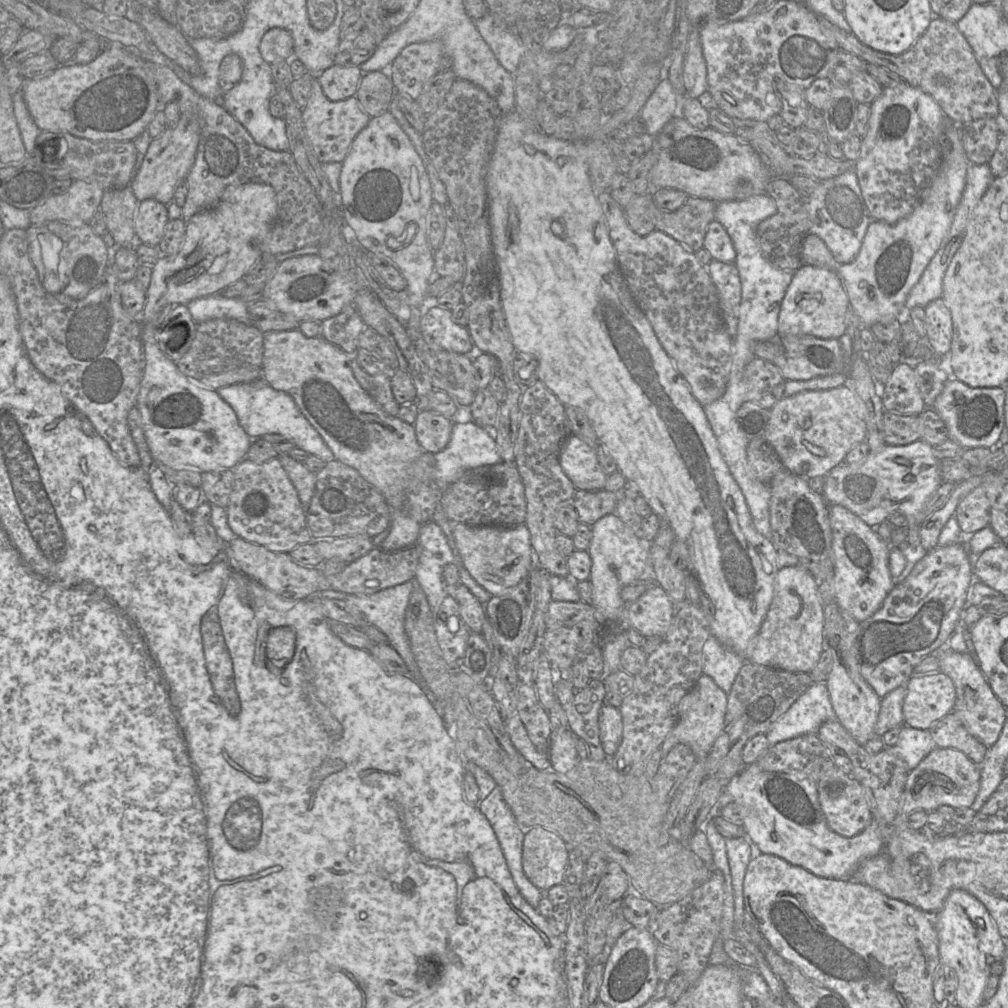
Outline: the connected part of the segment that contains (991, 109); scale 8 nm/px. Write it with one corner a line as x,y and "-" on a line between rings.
818,16
818,19
823,32
834,38
840,50
852,53
866,63
887,68
909,85
929,94
939,104
949,122
965,125
978,119
999,116
994,88
955,23
934,16
926,31
910,49
900,55
891,55
864,45
852,32
841,30
825,17

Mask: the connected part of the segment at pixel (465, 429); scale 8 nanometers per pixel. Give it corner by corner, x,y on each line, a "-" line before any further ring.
473,421
463,424
454,423
448,445
442,451
433,454
436,461
435,482
441,492
470,469
503,462
492,429
482,428

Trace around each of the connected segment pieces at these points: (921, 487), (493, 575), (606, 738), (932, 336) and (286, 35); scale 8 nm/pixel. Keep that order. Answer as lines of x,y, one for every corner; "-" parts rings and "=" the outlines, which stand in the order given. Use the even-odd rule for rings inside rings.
918,440
903,446
885,445
882,450
870,452
862,461
855,464
841,463
825,476
823,497
828,504
845,507
870,527
879,525
895,511
901,512
906,517
904,526
908,529
907,542
909,545
918,546
920,524
916,522
916,515
941,483
940,460
935,457
932,446
=
452,523
452,533
462,565
473,579
493,596
518,584
536,565
531,536
526,524
472,526
=
607,703
599,712
599,737
607,757
612,757
622,742
623,723
620,709
=
943,297
931,301
925,308
926,340
937,355
948,356
952,334
952,315
=
271,28
262,37
259,51
269,64
290,61
294,57
293,37
286,29

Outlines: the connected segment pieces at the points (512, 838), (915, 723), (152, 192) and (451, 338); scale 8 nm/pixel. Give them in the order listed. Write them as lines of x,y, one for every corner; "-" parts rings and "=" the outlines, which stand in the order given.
496,786
488,797
477,805
489,821
505,857
512,879
522,897
535,909
543,891
526,877
522,866
523,843
527,830
522,829
505,802
501,789
=
938,671
915,674
906,683
904,724
916,729
930,727
953,711
956,691
952,679
=
181,115
177,125
167,128
160,136
152,139
141,167
129,185
139,202
155,199
168,205
173,201
178,183
186,179
195,162
200,131
200,123
195,115
=
434,306
421,318
423,340
431,350
446,350
459,354
468,353
473,346
466,327
456,324
451,310

